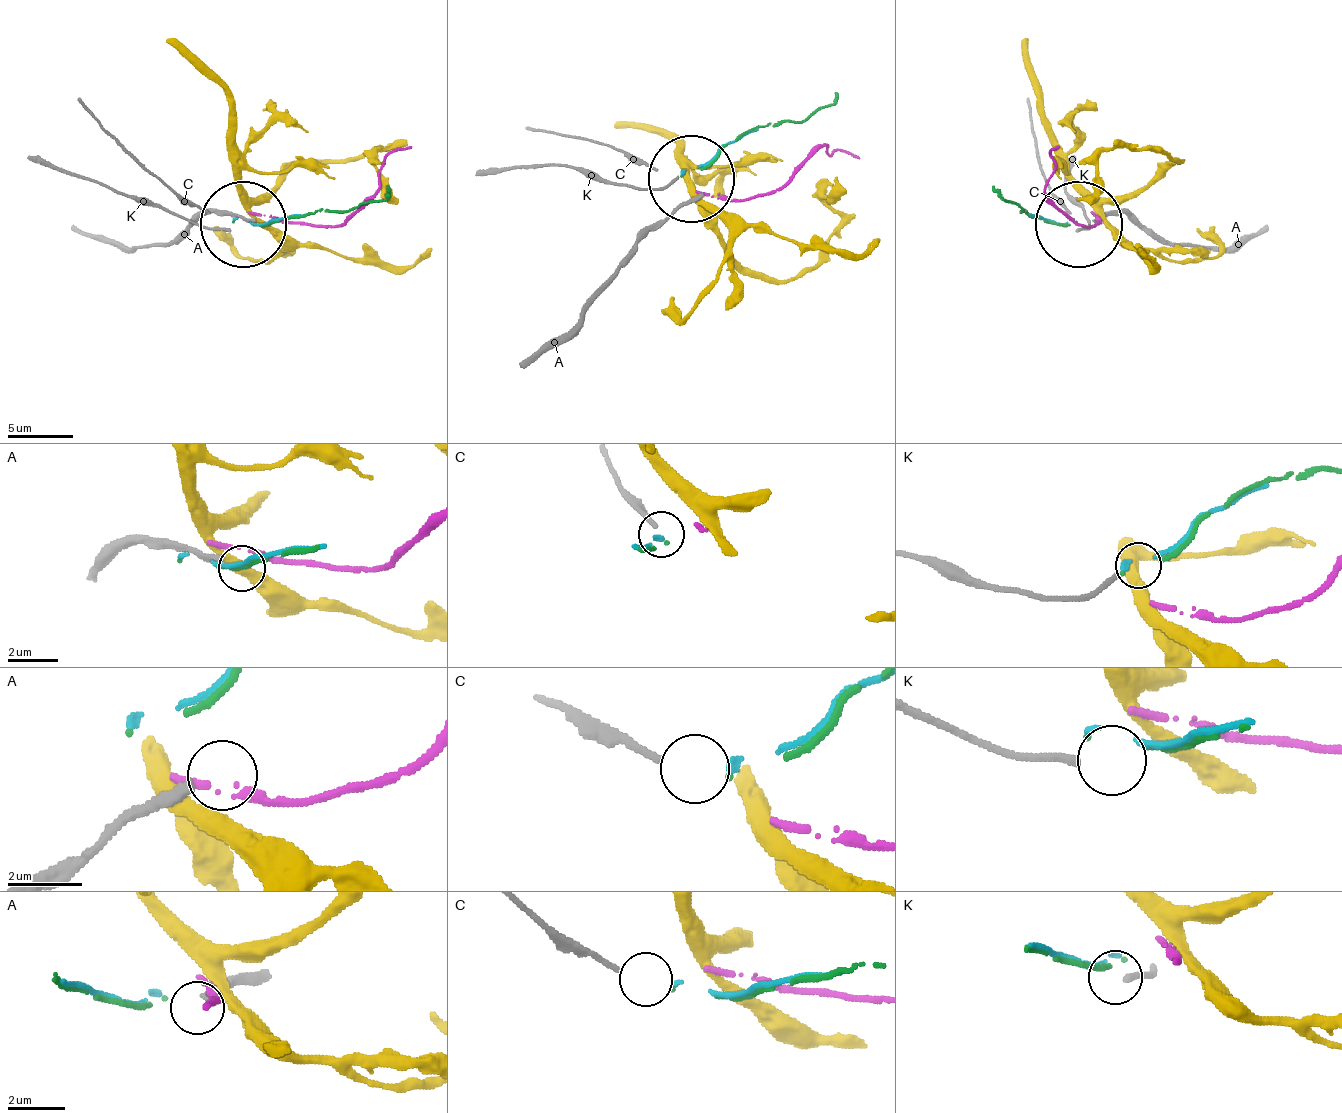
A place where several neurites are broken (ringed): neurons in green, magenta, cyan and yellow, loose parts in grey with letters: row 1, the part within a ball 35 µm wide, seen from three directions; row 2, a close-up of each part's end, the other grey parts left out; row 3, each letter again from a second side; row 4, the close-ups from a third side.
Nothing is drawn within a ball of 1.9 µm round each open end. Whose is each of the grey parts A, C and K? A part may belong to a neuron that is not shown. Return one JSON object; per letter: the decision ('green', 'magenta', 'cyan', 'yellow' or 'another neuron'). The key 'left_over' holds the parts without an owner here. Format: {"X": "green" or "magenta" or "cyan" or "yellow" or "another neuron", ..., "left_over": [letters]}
{"A": "another neuron", "C": "cyan", "K": "another neuron", "left_over": ["A", "K"]}

